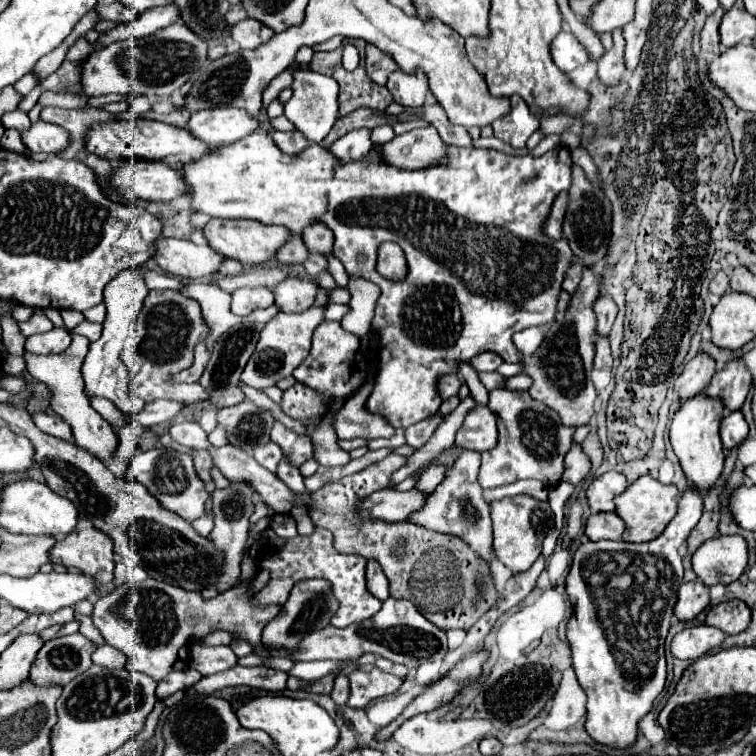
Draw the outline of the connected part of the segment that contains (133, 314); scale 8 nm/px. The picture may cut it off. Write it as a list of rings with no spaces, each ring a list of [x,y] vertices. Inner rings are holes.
[[[126,269],[124,273],[120,273],[116,279],[112,279],[104,287],[104,293],[102,293],[104,295],[102,303],[106,305],[104,331],[102,331],[102,337],[98,341],[90,343],[90,351],[88,351],[84,365],[82,365],[86,393],[112,401],[124,415],[128,415],[132,419],[138,417],[138,413],[144,409],[146,403],[128,393],[128,375],[126,375],[124,363],[120,361],[120,353],[122,353],[122,347],[124,347],[128,333],[134,329],[138,313],[142,311],[142,303],[144,303],[142,299],[146,297],[146,293],[148,293],[148,289],[144,285],[140,269]]]

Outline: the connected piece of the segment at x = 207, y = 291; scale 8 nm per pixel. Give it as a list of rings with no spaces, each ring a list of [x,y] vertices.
[[[190,281],[180,287],[180,293],[184,297],[190,297],[200,303],[202,317],[208,325],[208,337],[206,337],[206,349],[212,351],[216,339],[226,333],[232,325],[243,325],[243,319],[232,315],[230,311],[230,293],[222,291],[212,281]]]

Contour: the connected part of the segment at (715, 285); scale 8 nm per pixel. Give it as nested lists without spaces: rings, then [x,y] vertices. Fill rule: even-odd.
[[[724,271],[716,273],[716,277],[714,277],[714,279],[712,279],[712,283],[710,283],[710,291],[712,291],[714,295],[718,295],[718,297],[722,297],[724,293],[728,293],[728,291],[730,291],[728,275],[726,275]],[[712,289],[714,289],[714,291],[712,291]]]

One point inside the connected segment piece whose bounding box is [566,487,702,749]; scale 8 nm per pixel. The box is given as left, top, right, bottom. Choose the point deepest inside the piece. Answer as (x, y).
(623, 594)

